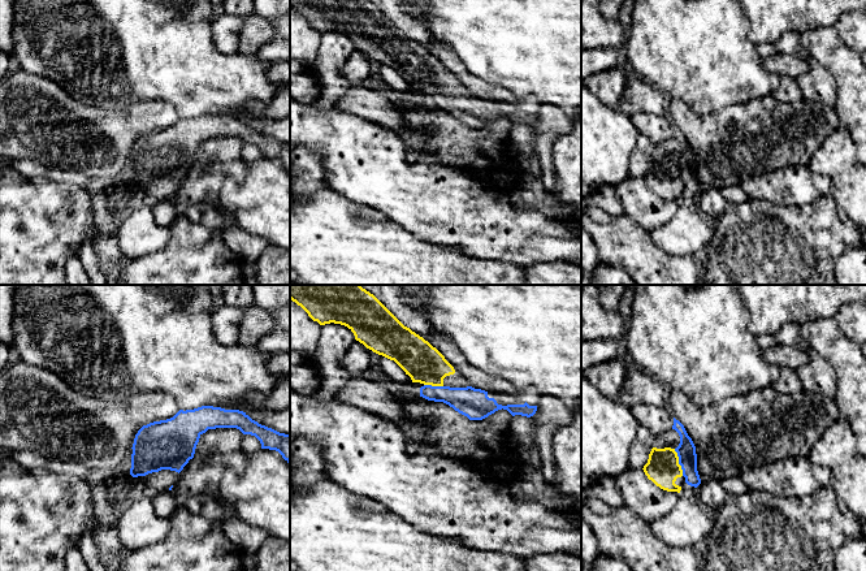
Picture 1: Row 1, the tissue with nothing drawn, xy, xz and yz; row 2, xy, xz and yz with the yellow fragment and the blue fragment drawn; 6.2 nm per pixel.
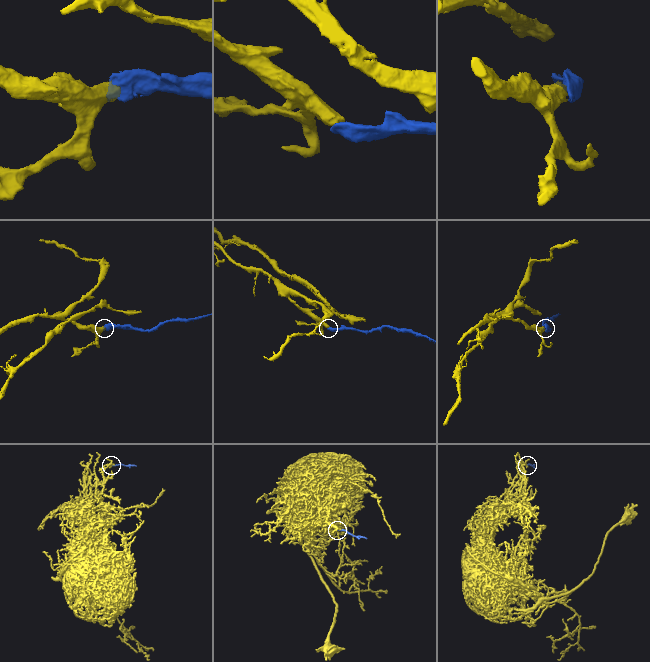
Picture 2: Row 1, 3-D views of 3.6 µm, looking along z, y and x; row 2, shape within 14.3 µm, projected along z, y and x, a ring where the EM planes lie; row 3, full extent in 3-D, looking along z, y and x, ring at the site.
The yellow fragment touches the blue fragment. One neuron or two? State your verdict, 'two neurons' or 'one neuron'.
one neuron

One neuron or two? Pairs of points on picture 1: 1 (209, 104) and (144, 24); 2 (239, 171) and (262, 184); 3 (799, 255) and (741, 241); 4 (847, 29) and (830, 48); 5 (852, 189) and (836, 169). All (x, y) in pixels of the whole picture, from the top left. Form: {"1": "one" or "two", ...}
{"1": "one", "2": "two", "3": "one", "4": "two", "5": "one"}

